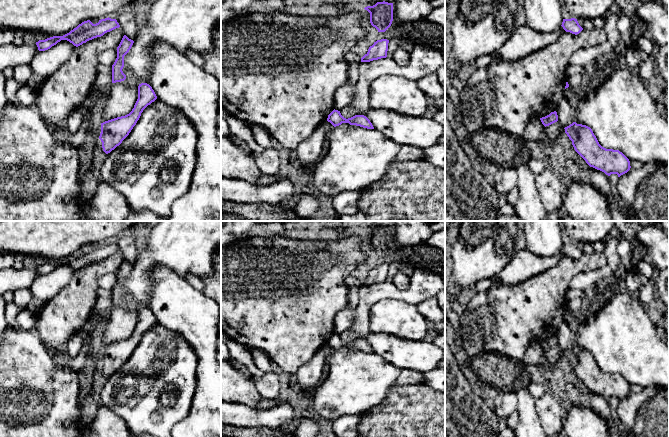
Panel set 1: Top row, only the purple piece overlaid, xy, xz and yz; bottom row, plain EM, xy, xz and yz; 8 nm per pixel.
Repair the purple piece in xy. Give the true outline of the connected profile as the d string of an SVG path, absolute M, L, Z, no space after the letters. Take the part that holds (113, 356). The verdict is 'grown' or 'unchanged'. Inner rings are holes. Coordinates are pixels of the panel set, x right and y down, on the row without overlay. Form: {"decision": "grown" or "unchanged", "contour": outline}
{"decision": "unchanged", "contour": "M141 307L138 310L138 323L132 335L125 340L101 347L99 363L106 378L122 367L136 349L143 334L156 323L157 320L152 311L147 307Z"}

